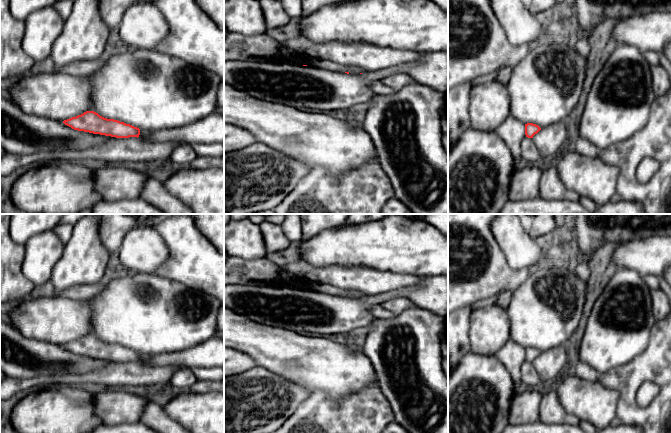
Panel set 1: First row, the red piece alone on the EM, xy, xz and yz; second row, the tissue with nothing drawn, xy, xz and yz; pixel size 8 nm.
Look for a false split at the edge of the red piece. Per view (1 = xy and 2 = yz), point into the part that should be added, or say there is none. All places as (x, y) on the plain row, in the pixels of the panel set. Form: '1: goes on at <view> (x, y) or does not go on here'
1: does not go on here
2: does not go on here

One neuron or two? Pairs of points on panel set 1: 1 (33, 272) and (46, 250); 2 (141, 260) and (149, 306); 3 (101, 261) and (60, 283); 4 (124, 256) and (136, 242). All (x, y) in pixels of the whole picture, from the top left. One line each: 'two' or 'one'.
1: one
2: two
3: one
4: one

